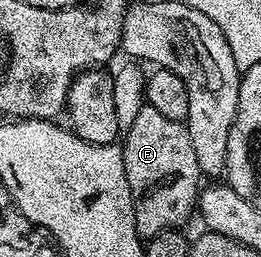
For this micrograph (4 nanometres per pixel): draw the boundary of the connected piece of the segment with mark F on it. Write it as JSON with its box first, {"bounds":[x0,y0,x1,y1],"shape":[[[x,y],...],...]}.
{"bounds":[121,106,201,238],"shape":[[[144,106],[125,131],[121,140],[125,178],[129,178],[129,190],[133,194],[133,214],[140,237],[150,238],[170,228],[183,226],[196,211],[201,191],[201,173],[197,166],[197,154],[193,151],[193,138],[189,138],[186,123],[163,117],[159,111]]]}

